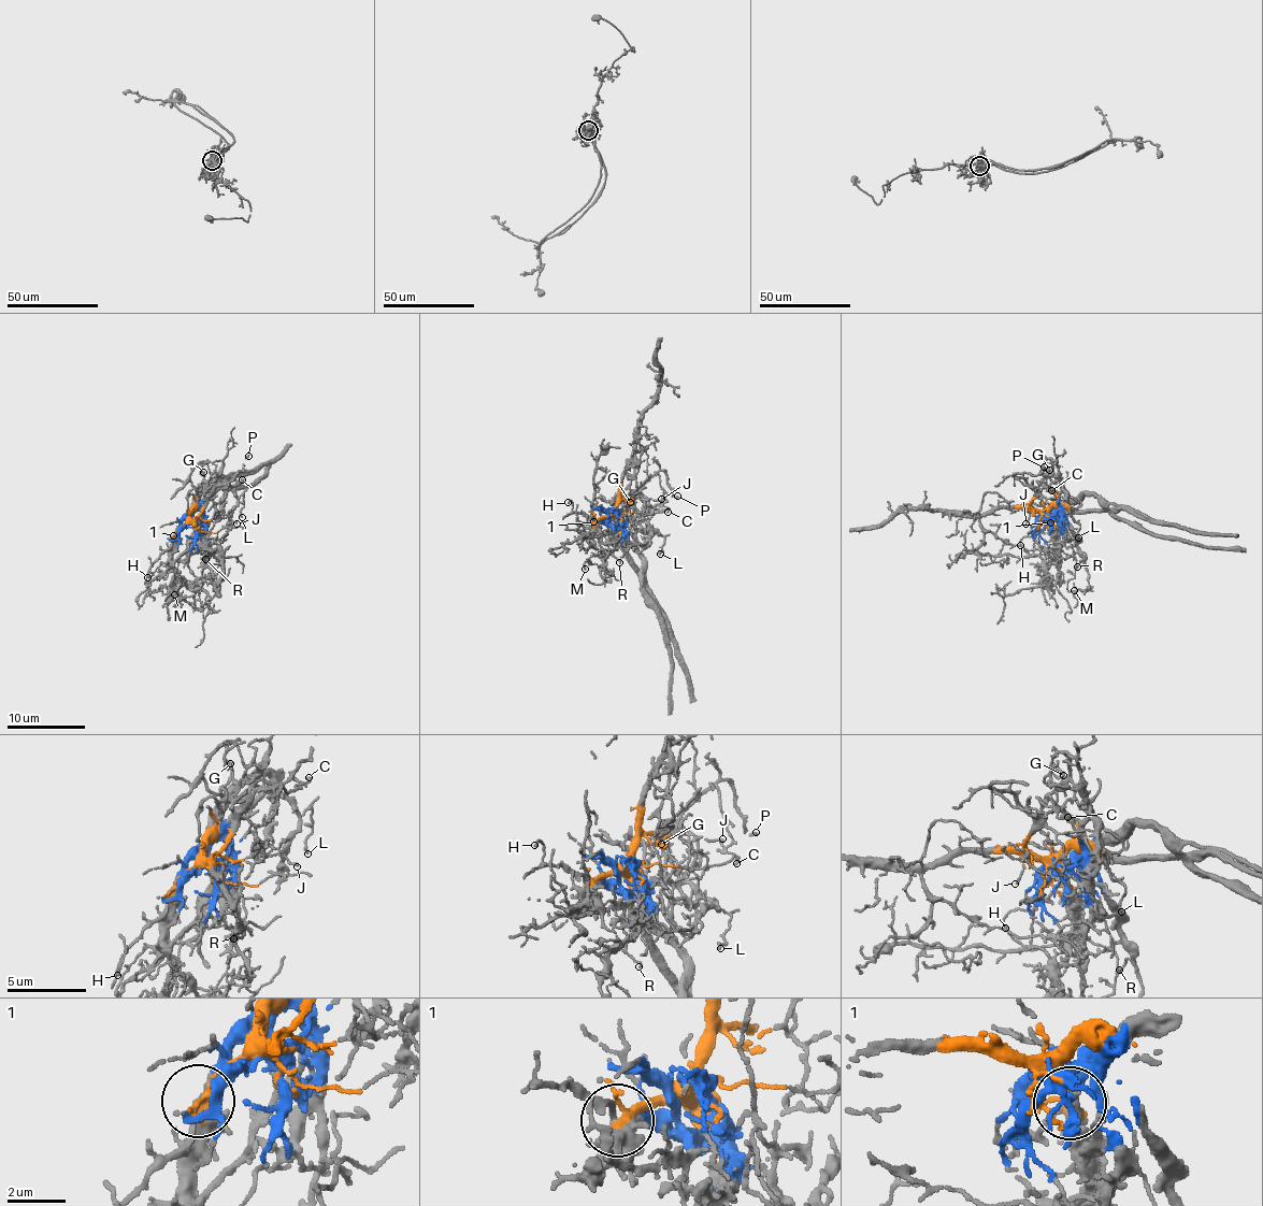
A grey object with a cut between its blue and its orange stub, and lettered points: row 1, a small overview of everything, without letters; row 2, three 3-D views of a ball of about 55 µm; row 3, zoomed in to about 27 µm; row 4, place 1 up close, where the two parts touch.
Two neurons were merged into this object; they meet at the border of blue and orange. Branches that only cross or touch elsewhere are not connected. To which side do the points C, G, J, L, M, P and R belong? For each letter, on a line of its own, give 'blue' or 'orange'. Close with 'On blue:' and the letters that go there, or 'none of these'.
C: orange
G: blue
J: orange
L: blue
M: blue
P: orange
R: blue
On blue: G, L, M, R

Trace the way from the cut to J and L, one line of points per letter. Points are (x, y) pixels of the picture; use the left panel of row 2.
J: (191, 522), (210, 520), (221, 513), (237, 522)
L: (194, 523), (202, 515), (201, 500), (217, 484), (243, 497), (242, 518)

